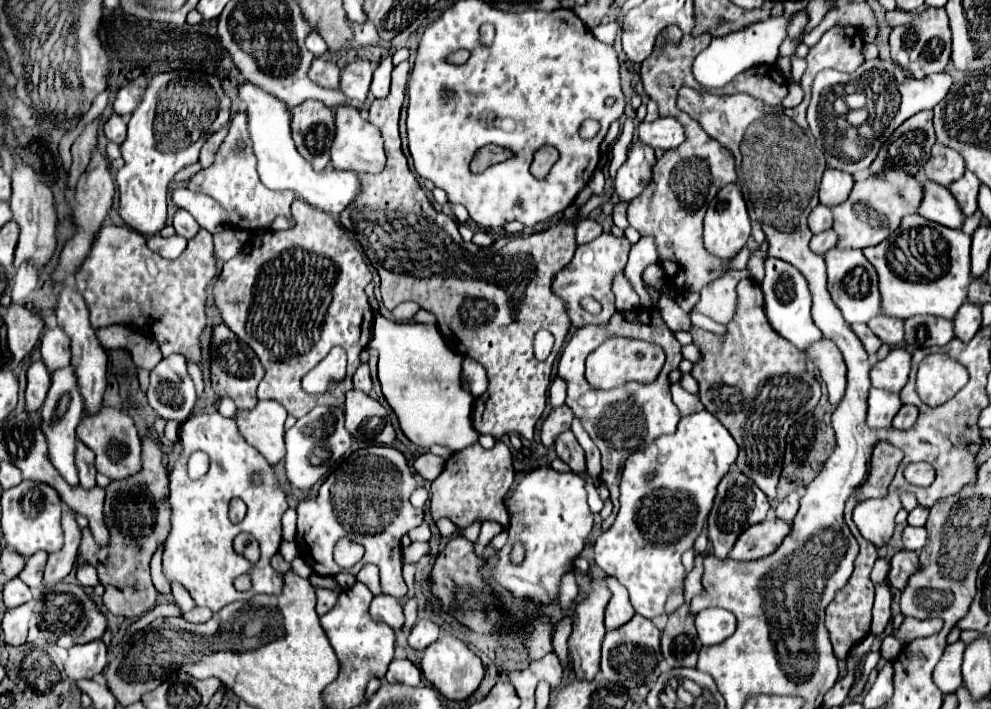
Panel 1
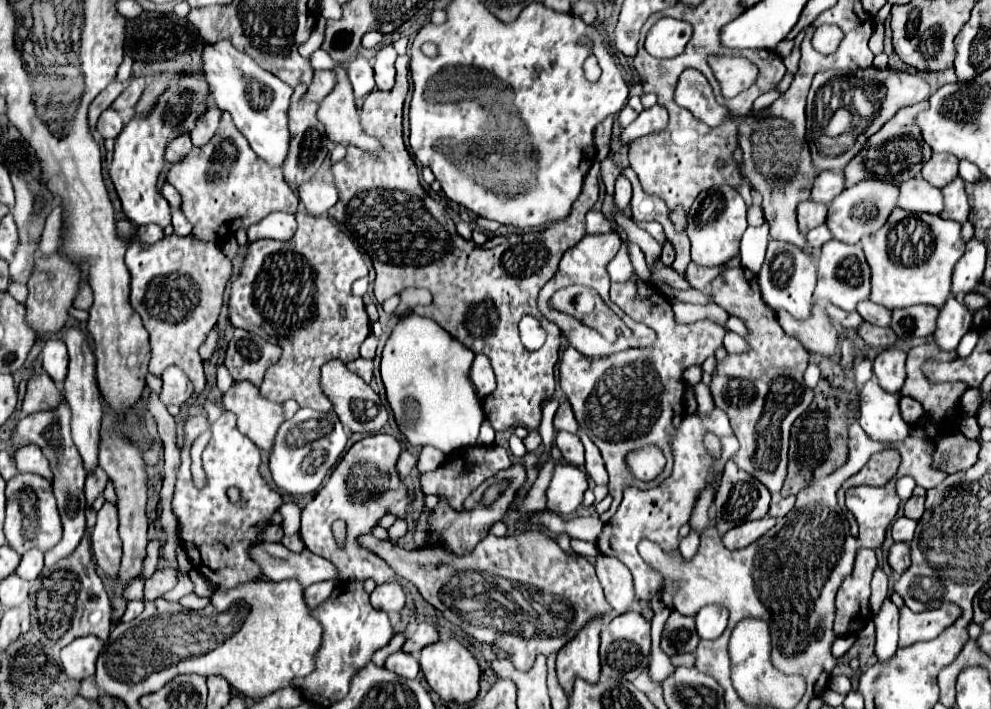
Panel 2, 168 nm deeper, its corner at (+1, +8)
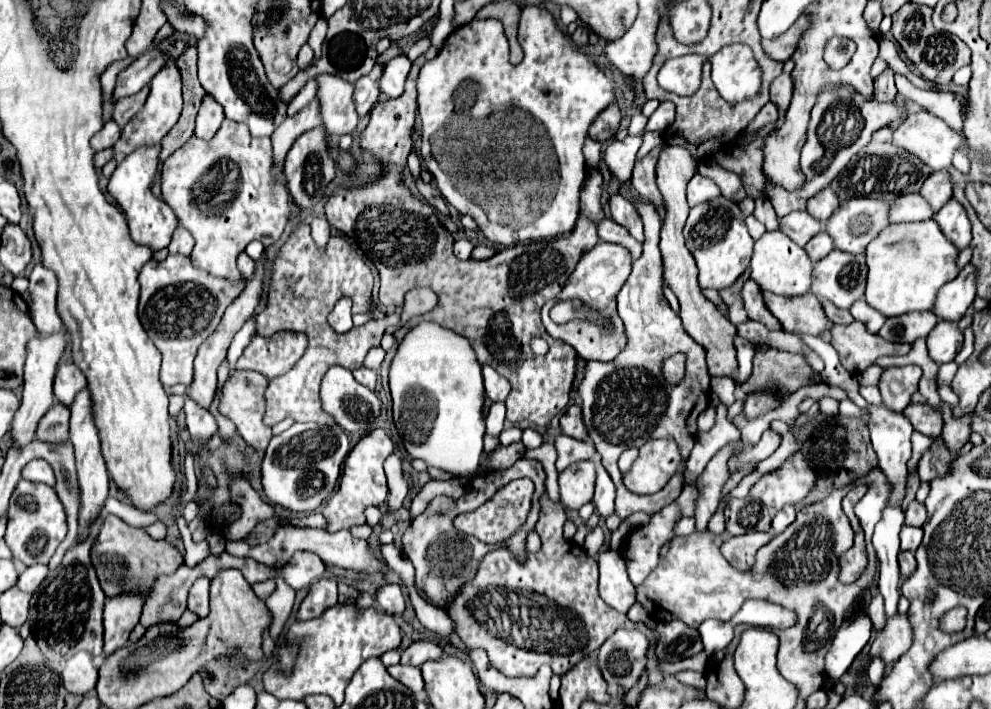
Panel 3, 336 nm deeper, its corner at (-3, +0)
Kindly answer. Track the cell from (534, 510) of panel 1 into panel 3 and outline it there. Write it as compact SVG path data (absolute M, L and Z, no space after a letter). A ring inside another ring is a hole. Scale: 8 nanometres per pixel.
M586 460L582 464L572 464L558 476L560 484L560 504L568 510L578 510L584 502L592 500L596 470L594 462Z

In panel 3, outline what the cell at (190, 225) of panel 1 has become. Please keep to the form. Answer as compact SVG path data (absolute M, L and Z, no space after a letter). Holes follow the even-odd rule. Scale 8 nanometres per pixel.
M178 226L178 228L174 230L172 242L170 242L170 246L168 246L170 254L184 254L184 256L190 256L192 246L194 246L194 238L190 236L190 232L186 232L186 228Z

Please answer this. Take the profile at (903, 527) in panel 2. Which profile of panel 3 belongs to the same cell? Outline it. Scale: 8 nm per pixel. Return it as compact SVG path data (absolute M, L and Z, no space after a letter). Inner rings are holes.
M902 526L902 532L900 532L900 550L916 552L920 542L922 542L922 528Z

